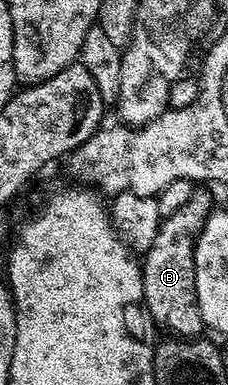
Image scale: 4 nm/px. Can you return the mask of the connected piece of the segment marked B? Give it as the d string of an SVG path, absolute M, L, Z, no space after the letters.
M195 188L183 206L163 216L156 239L152 247L145 250L141 262L142 295L149 320L167 329L167 334L181 339L197 338L202 333L202 321L204 325L204 309L198 306L200 294L194 286L194 243L212 211L212 204L209 195L202 189L205 188Z

